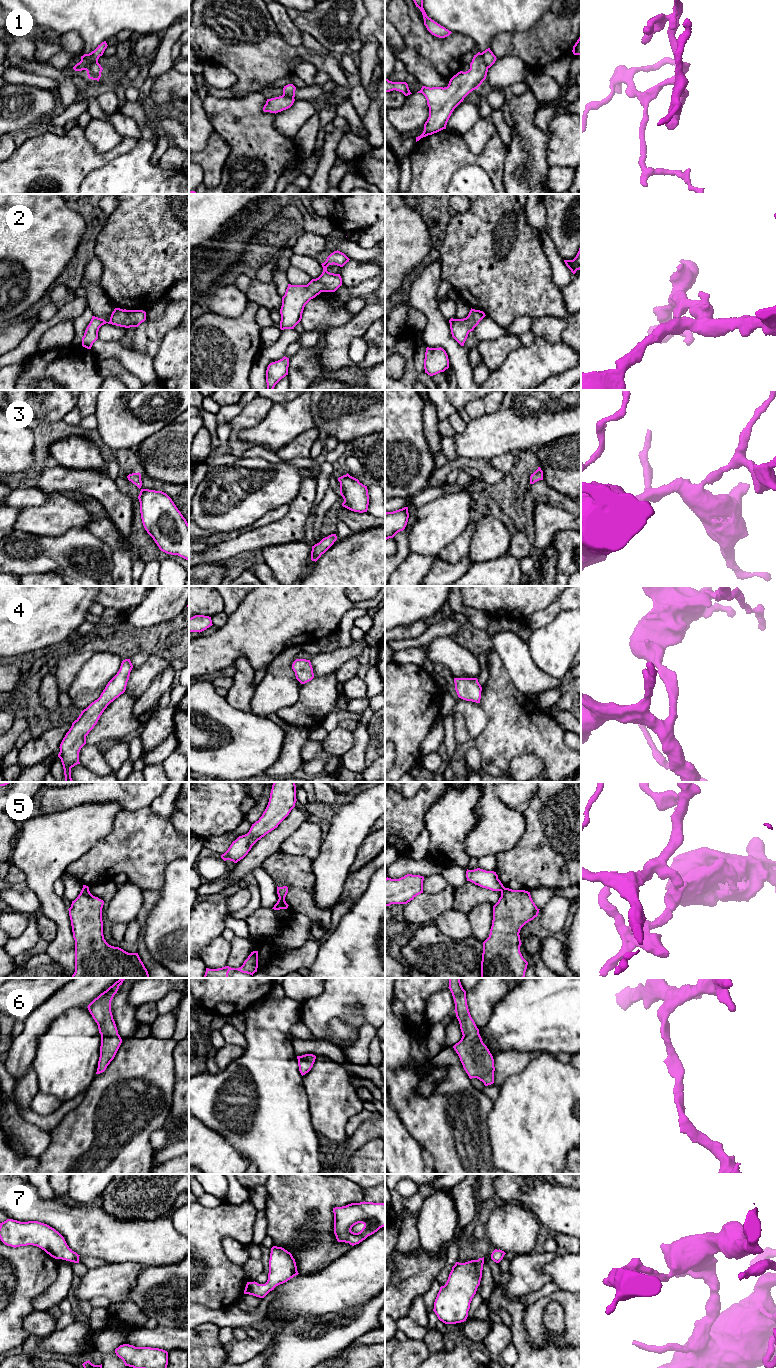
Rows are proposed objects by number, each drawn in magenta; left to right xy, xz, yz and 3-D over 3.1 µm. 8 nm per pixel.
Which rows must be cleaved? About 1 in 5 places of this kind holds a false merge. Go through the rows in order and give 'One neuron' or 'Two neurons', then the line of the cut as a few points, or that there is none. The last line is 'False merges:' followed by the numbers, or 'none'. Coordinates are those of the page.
1: Two neurons. Split along xy (97, 61), (89, 65), (87, 72)
2: One neuron. No split
3: One neuron. No split
4: One neuron. No split
5: Two neurons. Split along xz (279, 898), (284, 900)
6: One neuron. No split
7: One neuron. No split
False merges: 1, 5

